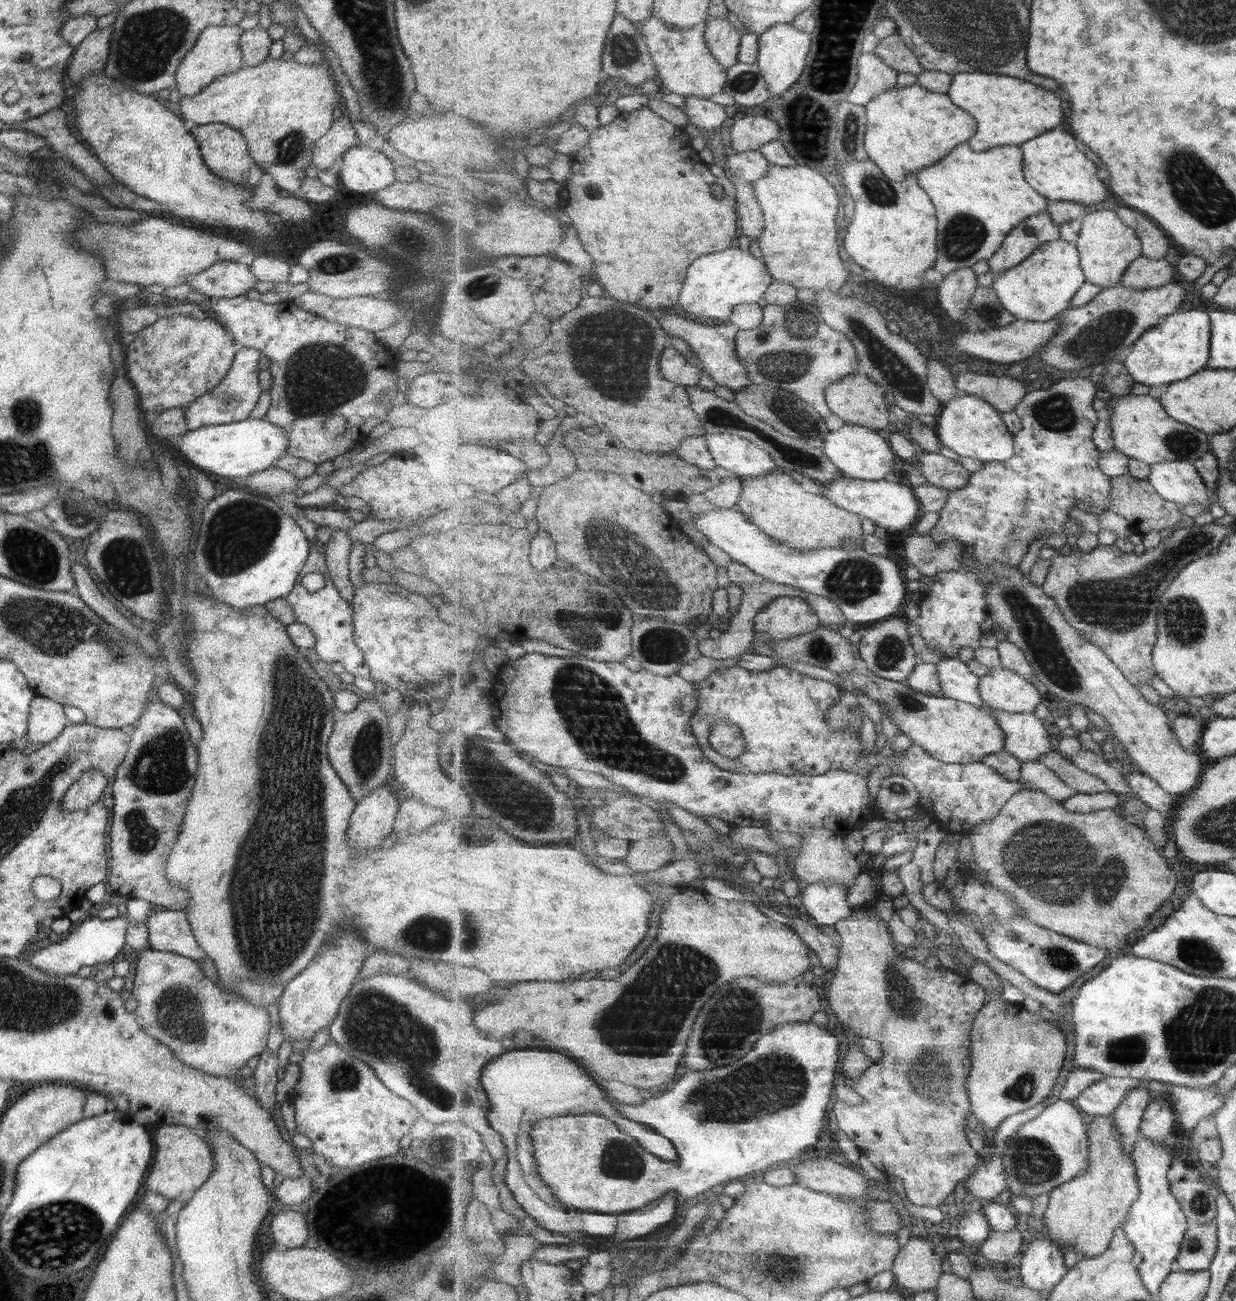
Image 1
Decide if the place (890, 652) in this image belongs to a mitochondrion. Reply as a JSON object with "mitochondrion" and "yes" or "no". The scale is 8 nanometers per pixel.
{"mitochondrion":"yes"}

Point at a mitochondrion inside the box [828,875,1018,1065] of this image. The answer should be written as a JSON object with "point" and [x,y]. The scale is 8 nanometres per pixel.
{"point":[902,1001]}

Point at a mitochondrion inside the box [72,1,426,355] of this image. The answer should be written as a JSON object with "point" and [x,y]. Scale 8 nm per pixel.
{"point":[143,47]}

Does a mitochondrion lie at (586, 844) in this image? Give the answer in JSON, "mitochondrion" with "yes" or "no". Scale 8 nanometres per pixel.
{"mitochondrion":"no"}

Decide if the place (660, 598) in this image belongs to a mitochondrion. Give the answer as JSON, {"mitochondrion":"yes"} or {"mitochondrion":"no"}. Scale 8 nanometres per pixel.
{"mitochondrion":"yes"}

